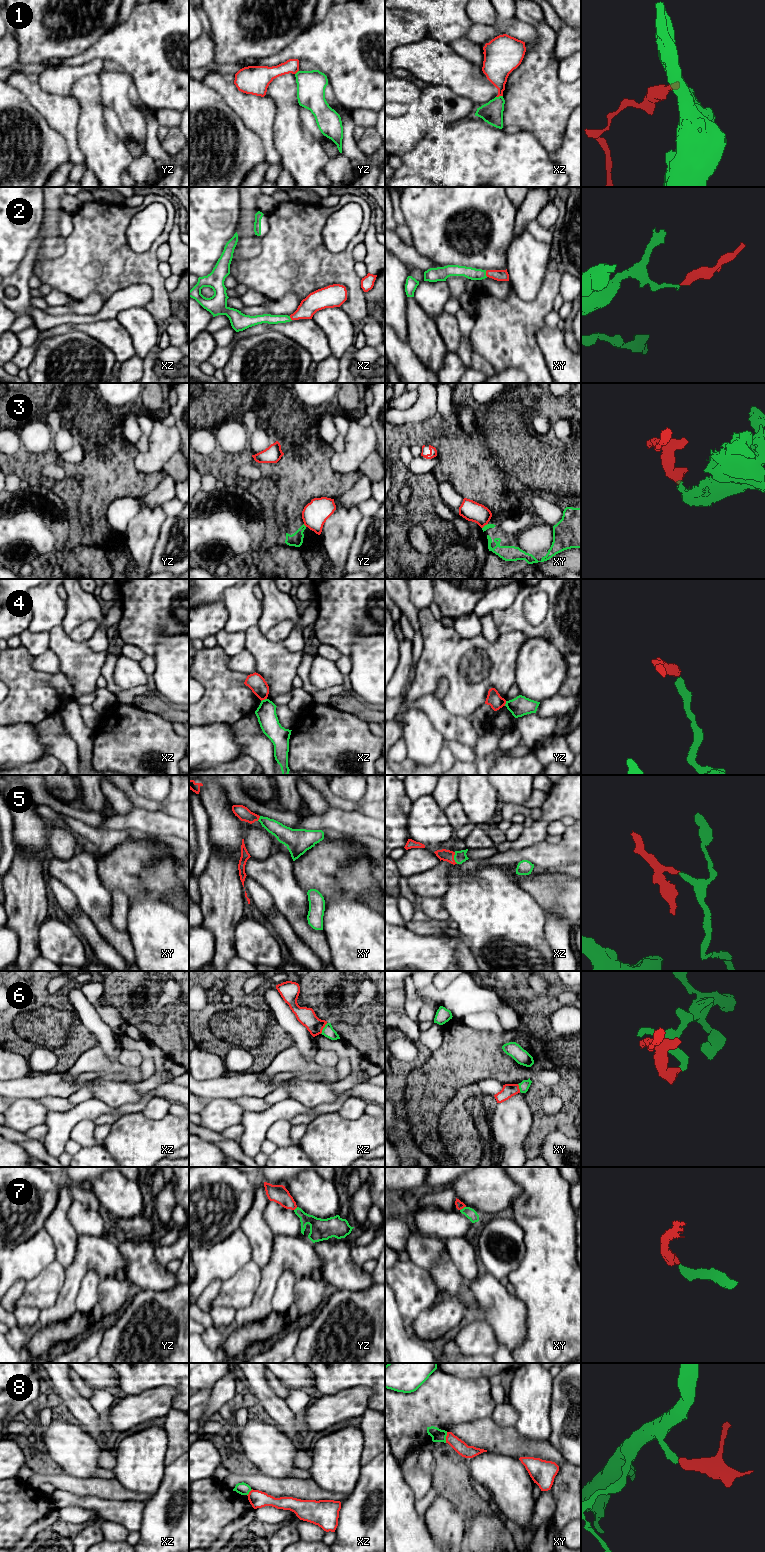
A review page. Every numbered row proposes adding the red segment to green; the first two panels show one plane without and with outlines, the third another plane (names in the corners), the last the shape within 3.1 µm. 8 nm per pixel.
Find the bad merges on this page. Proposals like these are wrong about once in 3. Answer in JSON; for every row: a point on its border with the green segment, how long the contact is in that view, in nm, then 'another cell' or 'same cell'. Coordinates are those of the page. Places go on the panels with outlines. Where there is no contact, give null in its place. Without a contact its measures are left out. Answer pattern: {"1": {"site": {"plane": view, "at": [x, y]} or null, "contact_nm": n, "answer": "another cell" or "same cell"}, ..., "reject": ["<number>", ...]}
{"1": {"site": {"plane": "xz", "at": [499, 96]}, "contact_nm": 60, "answer": "another cell"}, "2": {"site": {"plane": "xy", "at": [485, 274]}, "contact_nm": 50, "answer": "same cell"}, "3": {"site": {"plane": "yz", "at": [304, 525]}, "contact_nm": 40, "answer": "another cell"}, "4": {"site": {"plane": "xz", "at": [263, 700]}, "contact_nm": 50, "answer": "another cell"}, "5": {"site": {"plane": "xz", "at": [454, 858]}, "contact_nm": 100, "answer": "same cell"}, "6": {"site": {"plane": "xz", "at": [323, 1028]}, "contact_nm": 110, "answer": "another cell"}, "7": {"site": {"plane": "xy", "at": [463, 1208]}, "contact_nm": 60, "answer": "same cell"}, "8": {"site": {"plane": "xy", "at": [445, 1437]}, "contact_nm": 90, "answer": "another cell"}, "reject": ["1", "3", "4", "6", "8"]}

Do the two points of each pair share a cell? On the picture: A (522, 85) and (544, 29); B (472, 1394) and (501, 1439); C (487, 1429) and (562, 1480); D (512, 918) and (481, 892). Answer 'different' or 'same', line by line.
A: same
B: different
C: same
D: same

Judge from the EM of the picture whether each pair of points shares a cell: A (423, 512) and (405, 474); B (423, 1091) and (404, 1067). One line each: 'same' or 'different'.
A: same
B: same

